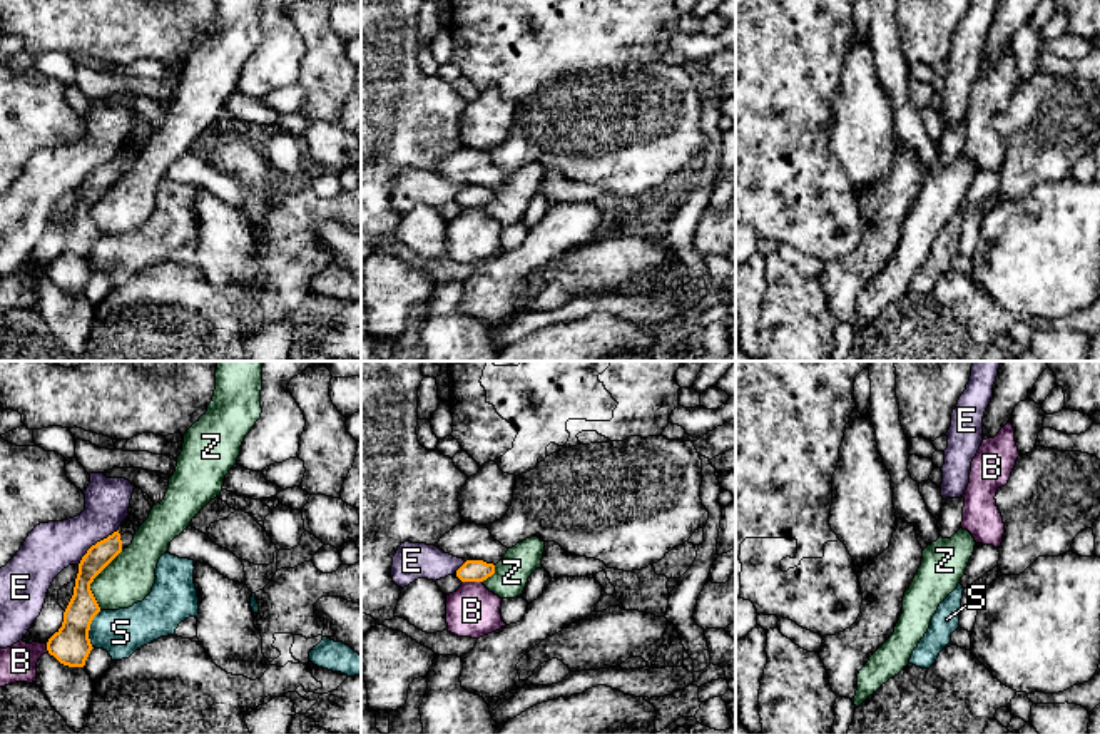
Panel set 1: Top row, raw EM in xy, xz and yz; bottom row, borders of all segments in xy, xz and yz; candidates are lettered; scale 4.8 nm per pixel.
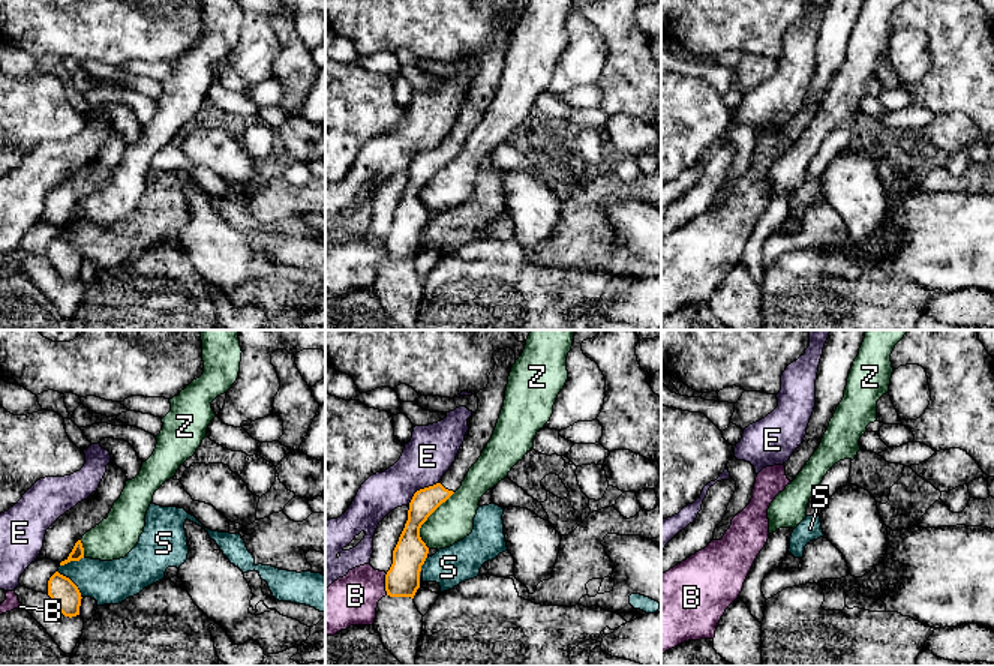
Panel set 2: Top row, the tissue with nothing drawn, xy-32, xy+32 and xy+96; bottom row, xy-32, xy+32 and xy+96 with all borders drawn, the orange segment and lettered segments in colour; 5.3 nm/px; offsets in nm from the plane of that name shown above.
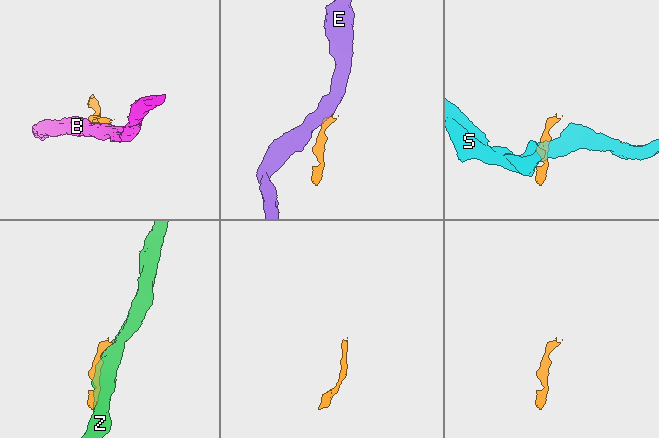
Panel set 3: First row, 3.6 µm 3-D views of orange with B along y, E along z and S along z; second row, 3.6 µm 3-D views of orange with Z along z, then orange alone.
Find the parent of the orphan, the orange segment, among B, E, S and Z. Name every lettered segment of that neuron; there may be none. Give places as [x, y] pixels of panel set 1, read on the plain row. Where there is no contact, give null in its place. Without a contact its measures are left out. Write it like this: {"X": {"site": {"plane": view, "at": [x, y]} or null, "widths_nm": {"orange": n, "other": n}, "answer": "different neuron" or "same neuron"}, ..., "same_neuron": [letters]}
{"B": {"site": {"plane": "xz", "at": [473, 206]}, "widths_nm": {"orange": 110, "other": 240}, "answer": "different neuron"}, "E": {"site": {"plane": "xy", "at": [97, 168]}, "widths_nm": {"orange": 120, "other": 240}, "answer": "different neuron"}, "S": {"site": {"plane": "xy", "at": [89, 254]}, "widths_nm": {"orange": 190, "other": 220}, "answer": "different neuron"}, "Z": {"site": {"plane": "xy", "at": [92, 206]}, "widths_nm": {"orange": 140, "other": 240}, "answer": "different neuron"}, "same_neuron": []}

